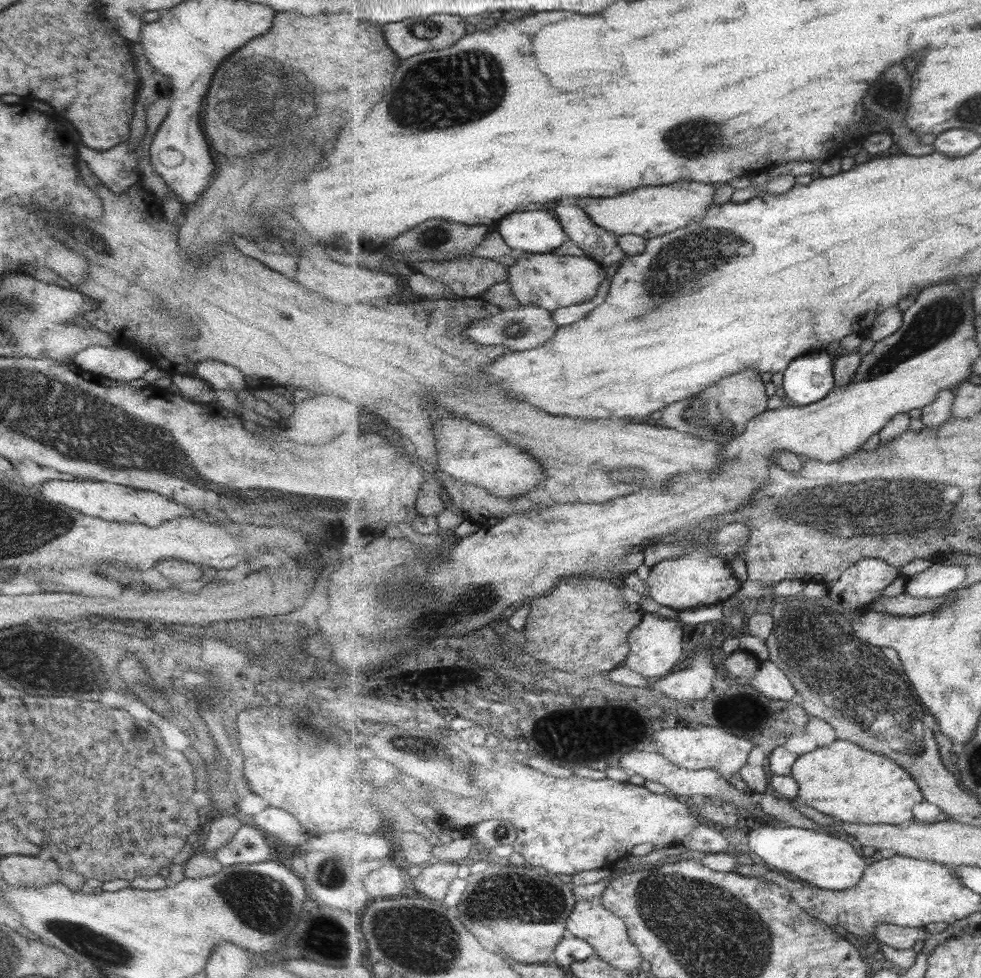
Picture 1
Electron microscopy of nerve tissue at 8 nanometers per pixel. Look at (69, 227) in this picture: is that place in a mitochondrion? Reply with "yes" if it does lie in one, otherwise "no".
no

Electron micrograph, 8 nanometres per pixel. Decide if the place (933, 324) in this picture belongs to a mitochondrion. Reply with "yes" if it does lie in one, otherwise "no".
yes

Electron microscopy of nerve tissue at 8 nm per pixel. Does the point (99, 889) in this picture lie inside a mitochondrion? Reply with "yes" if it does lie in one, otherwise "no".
no

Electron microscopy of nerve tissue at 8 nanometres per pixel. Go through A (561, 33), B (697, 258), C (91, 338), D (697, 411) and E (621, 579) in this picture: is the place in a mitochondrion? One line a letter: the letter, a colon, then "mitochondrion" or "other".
A: other
B: mitochondrion
C: other
D: mitochondrion
E: other

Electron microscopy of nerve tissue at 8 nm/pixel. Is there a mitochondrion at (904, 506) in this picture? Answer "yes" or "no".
yes

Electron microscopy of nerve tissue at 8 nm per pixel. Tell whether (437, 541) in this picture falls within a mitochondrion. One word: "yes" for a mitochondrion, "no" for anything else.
no

